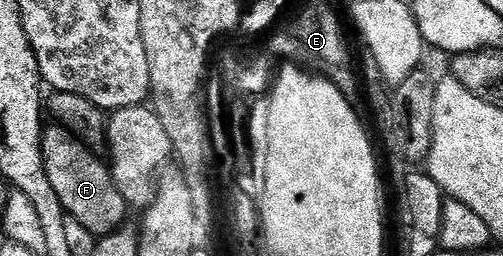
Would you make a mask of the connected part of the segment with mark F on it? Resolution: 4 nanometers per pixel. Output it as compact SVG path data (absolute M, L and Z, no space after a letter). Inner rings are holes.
M55 127L44 129L44 162L50 186L54 186L65 213L78 218L78 222L95 232L97 237L117 231L125 223L126 205L122 194L118 194L114 186L109 165L103 159L100 161L98 157L91 156L88 153L91 151L67 128Z

